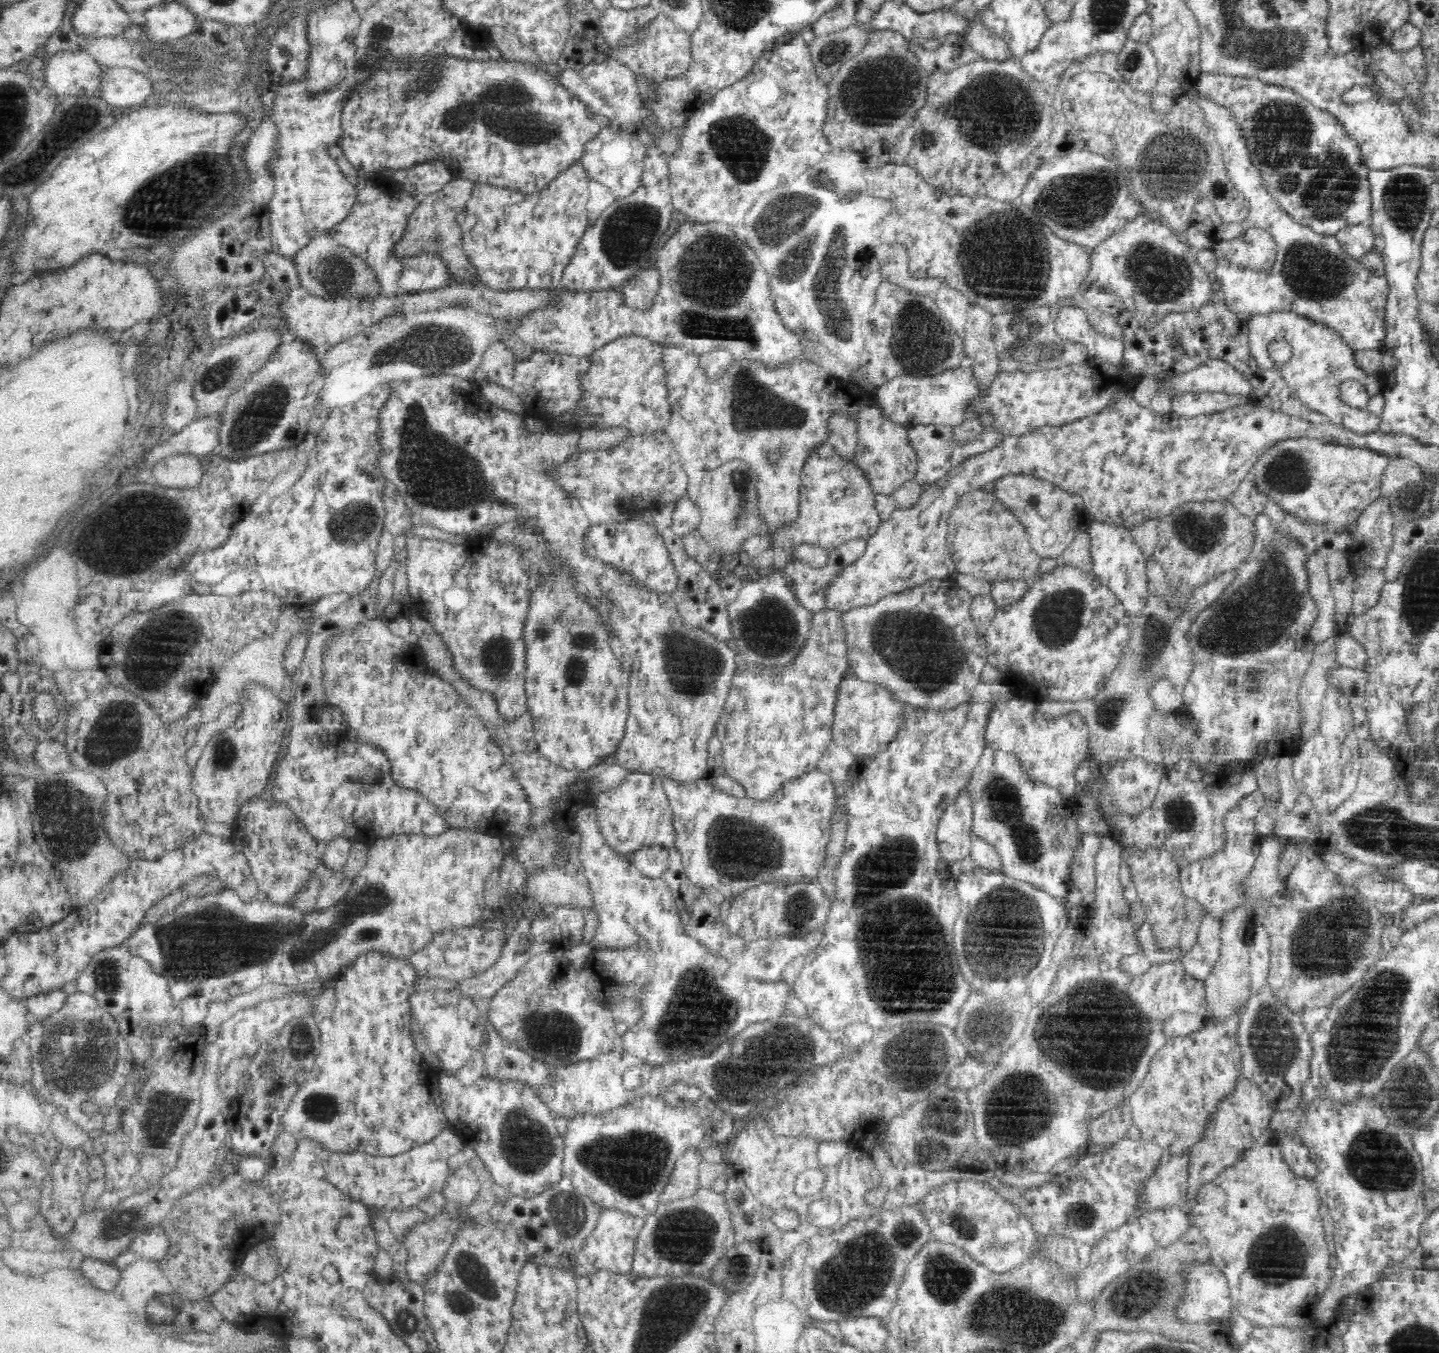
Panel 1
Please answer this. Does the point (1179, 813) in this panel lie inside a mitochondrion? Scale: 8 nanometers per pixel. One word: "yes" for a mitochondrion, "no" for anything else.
yes

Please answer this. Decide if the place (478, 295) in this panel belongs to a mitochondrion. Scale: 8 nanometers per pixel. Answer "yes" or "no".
no

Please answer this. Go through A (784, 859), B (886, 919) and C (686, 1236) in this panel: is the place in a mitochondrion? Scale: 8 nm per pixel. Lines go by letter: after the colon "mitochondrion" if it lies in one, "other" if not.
A: mitochondrion
B: mitochondrion
C: mitochondrion

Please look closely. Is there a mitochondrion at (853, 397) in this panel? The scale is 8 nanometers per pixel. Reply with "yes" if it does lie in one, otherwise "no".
no

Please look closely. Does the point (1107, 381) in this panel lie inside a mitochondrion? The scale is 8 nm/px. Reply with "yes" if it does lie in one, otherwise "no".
no

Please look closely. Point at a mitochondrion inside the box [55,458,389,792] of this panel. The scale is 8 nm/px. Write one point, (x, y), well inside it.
(150, 533)

